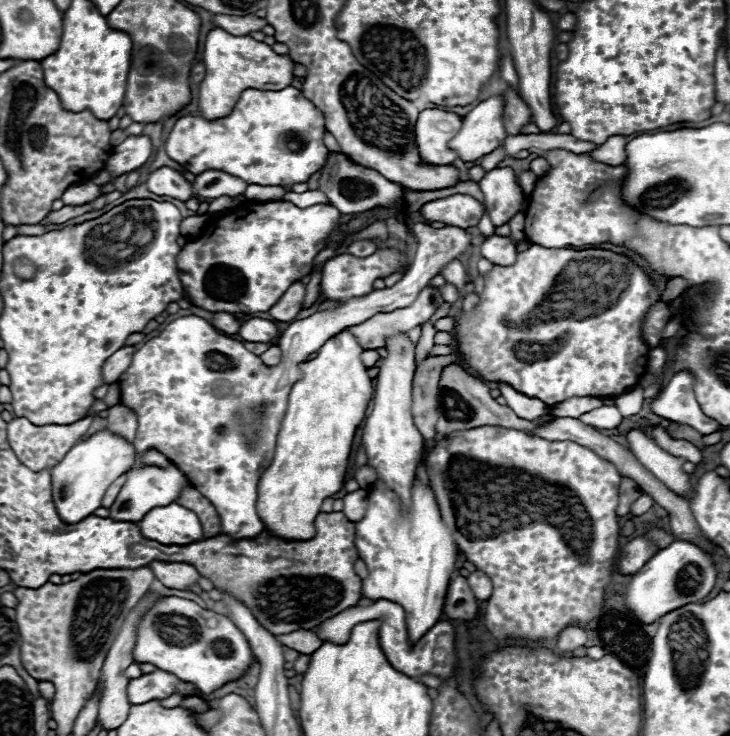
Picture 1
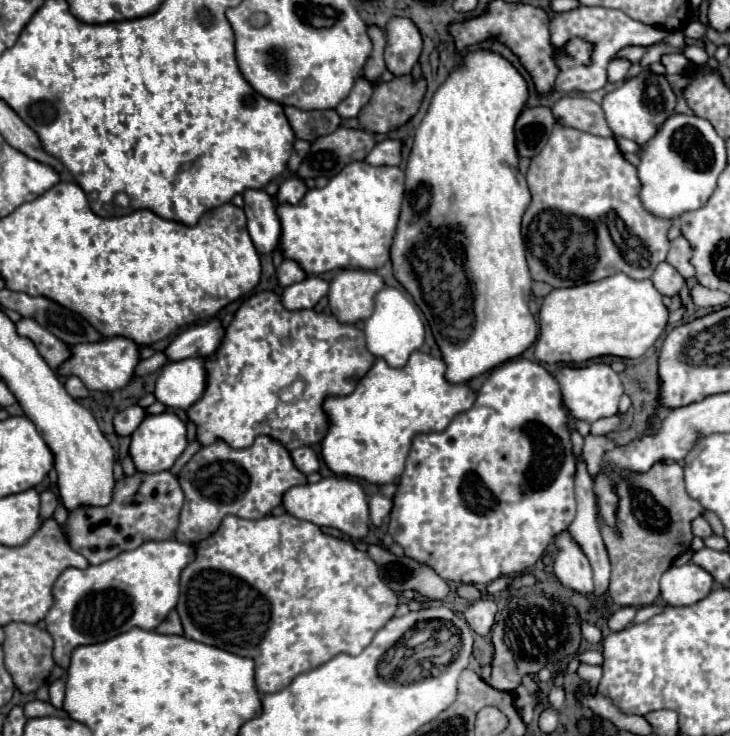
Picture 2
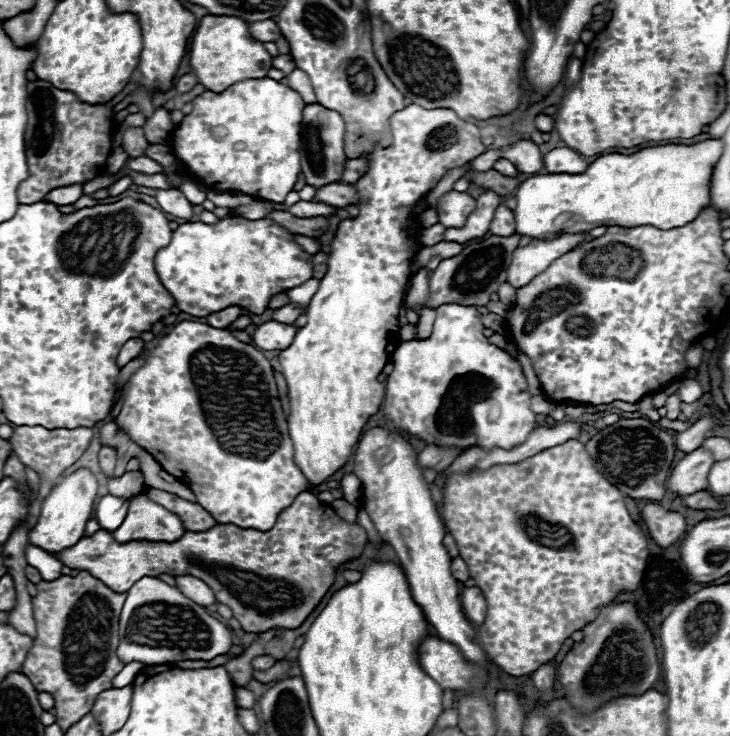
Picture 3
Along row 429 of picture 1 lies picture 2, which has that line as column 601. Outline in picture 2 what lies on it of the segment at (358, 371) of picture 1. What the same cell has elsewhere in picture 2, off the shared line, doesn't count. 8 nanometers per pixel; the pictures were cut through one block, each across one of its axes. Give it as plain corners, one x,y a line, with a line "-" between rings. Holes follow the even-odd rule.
620,272
598,282
588,282
572,288
556,288
544,298
540,306
540,336
536,340
534,356
536,360
546,364
580,364
598,356
640,358
658,340
662,330
666,328
666,320
668,310
662,304
660,292
656,292
650,280
632,280

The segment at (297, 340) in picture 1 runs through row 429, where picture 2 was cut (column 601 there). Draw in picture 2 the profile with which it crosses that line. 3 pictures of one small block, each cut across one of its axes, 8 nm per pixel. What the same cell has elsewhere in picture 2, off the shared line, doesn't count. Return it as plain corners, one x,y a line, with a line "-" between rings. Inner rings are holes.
556,124
548,144
540,156
530,162
526,182
532,202
522,218
522,236
526,246
526,260
534,280
546,282
554,288
568,288
586,282
596,282
616,272
624,272
634,280
652,278
656,266
666,260
670,250
668,230
674,220
650,214
640,200
638,170
622,156
614,138
600,138
564,124

